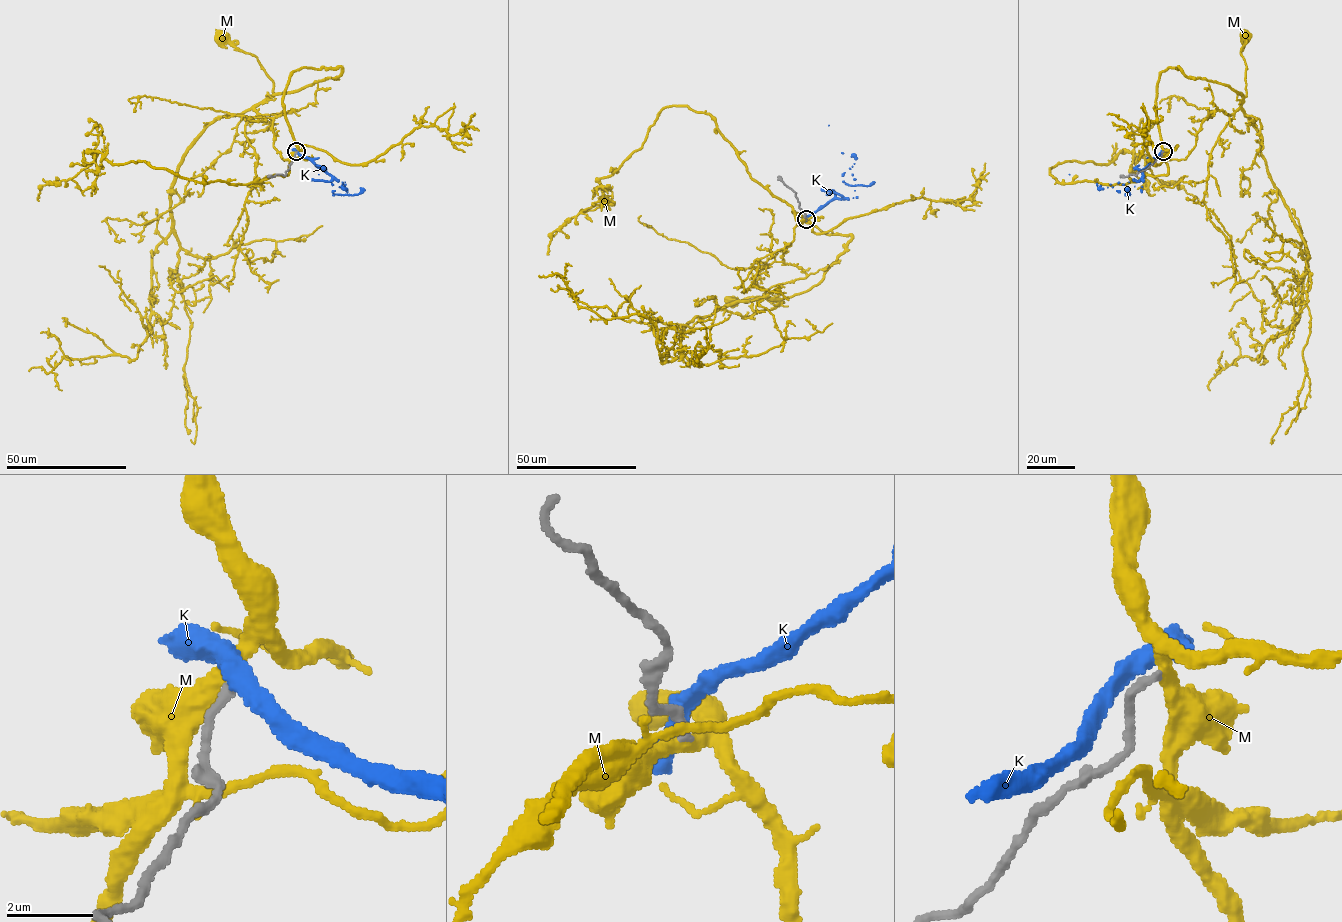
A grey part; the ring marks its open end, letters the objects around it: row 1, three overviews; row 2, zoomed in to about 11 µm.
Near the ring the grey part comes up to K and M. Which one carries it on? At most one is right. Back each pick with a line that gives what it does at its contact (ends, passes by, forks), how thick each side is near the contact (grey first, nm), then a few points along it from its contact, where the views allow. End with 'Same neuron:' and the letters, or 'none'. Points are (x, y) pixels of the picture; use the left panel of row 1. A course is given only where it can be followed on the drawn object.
Same neuron: none

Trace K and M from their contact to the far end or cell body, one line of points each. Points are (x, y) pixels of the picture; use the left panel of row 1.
K: (296, 151), (333, 176), (346, 189), (343, 182), (345, 188), (318, 174)
M: (296, 151), (283, 159), (272, 130), (273, 119), (296, 110), (260, 114), (273, 82), (256, 57), (220, 36)

